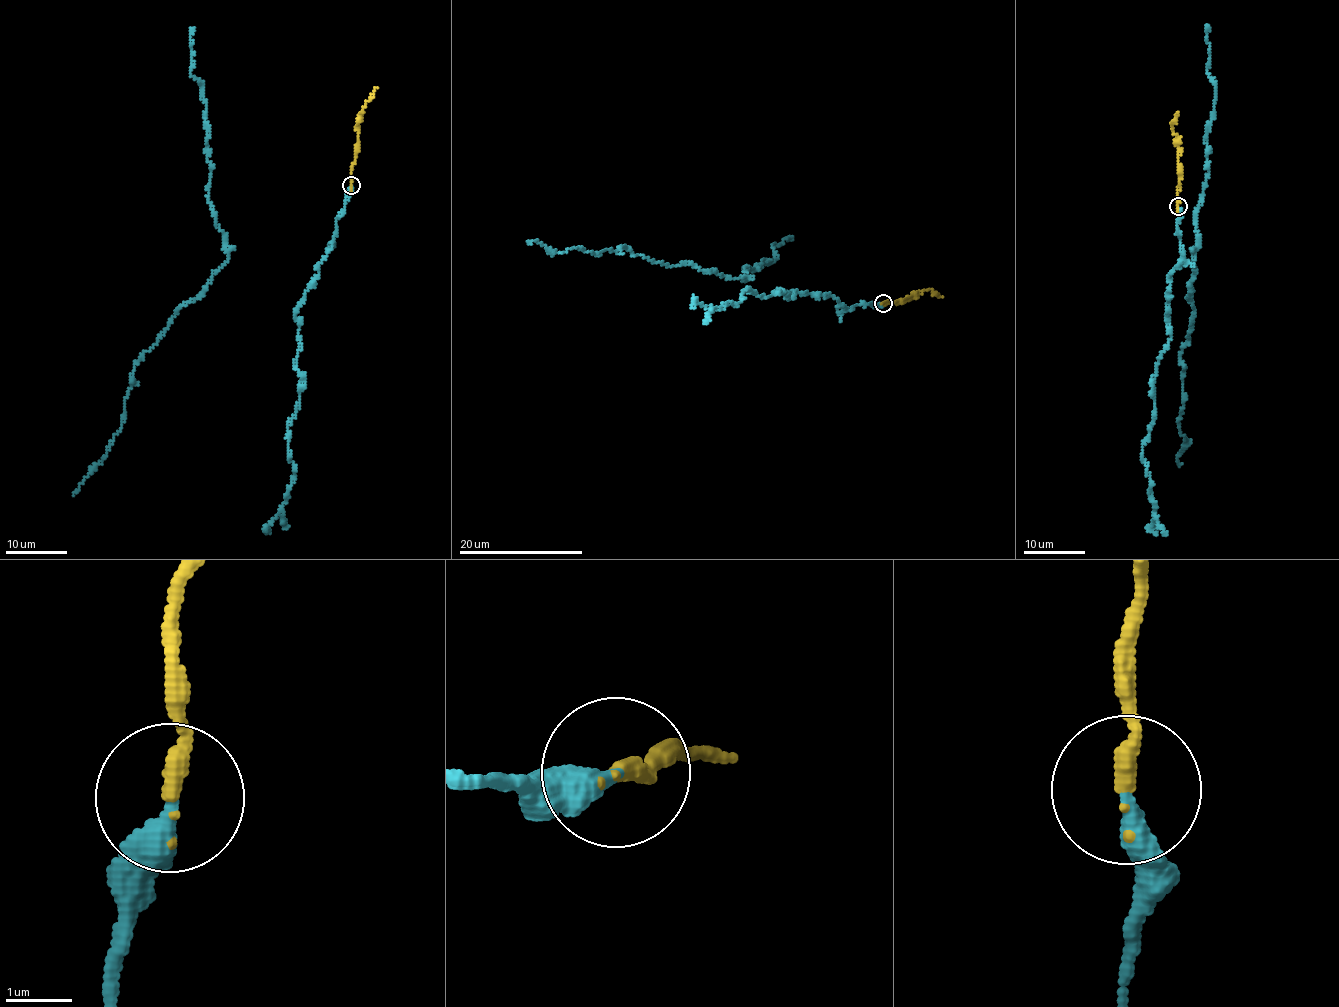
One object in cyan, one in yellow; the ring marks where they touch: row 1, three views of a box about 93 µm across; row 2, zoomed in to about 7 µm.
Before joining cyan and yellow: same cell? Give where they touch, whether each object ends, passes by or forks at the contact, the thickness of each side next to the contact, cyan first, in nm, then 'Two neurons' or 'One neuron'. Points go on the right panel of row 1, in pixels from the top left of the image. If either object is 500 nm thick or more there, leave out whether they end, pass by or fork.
Place: (1178, 206). At the ring cyan ends. At the ring yellow ends. Thickness 340 nm (cyan) against 260 nm. One neuron

